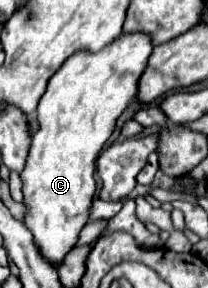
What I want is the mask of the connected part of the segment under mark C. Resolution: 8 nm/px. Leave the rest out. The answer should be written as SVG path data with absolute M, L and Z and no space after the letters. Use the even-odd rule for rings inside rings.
M142 33L124 35L98 53L78 51L78 55L66 59L66 63L54 73L54 77L50 77L46 93L40 97L38 111L36 111L38 133L32 137L26 169L22 171L20 177L24 183L24 203L28 205L28 215L24 219L24 225L32 231L40 253L50 263L60 263L64 259L64 255L74 247L80 229L88 223L88 211L92 205L92 195L96 191L96 181L94 181L96 157L104 147L104 143L110 139L116 127L116 119L134 99L138 79L146 67L150 53L152 53L150 37Z

